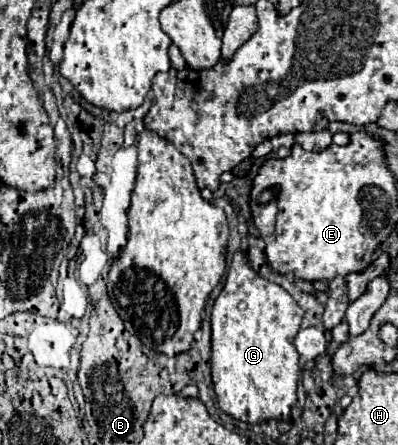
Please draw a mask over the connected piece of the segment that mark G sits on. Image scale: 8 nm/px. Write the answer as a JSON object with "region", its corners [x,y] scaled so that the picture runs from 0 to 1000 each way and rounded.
{"region":[[[608,562],[588,566],[563,652],[533,692],[533,858],[548,894],[548,912],[583,939],[623,953],[648,953],[663,944],[719,944],[734,912],[744,908],[744,872],[756,843],[749,791],[739,782],[739,760],[749,751],[764,697],[749,679],[698,638],[663,629],[618,584]]]}

